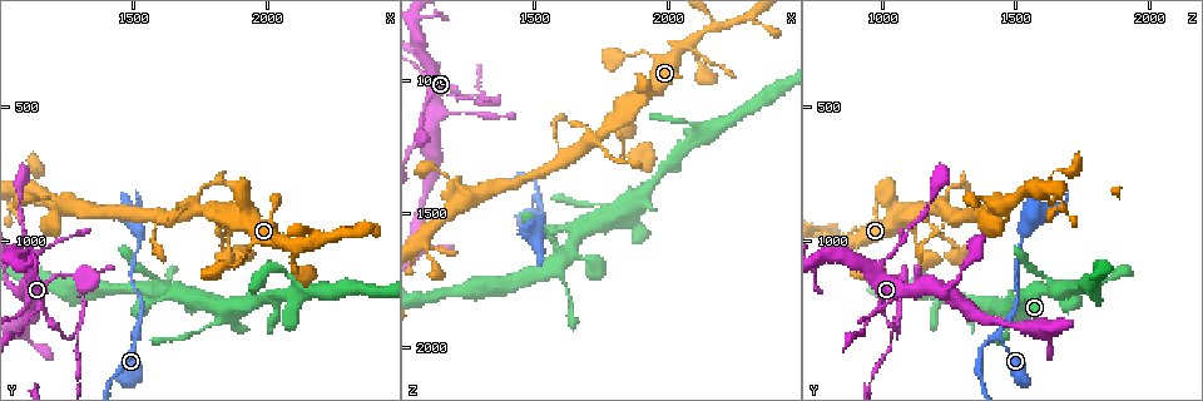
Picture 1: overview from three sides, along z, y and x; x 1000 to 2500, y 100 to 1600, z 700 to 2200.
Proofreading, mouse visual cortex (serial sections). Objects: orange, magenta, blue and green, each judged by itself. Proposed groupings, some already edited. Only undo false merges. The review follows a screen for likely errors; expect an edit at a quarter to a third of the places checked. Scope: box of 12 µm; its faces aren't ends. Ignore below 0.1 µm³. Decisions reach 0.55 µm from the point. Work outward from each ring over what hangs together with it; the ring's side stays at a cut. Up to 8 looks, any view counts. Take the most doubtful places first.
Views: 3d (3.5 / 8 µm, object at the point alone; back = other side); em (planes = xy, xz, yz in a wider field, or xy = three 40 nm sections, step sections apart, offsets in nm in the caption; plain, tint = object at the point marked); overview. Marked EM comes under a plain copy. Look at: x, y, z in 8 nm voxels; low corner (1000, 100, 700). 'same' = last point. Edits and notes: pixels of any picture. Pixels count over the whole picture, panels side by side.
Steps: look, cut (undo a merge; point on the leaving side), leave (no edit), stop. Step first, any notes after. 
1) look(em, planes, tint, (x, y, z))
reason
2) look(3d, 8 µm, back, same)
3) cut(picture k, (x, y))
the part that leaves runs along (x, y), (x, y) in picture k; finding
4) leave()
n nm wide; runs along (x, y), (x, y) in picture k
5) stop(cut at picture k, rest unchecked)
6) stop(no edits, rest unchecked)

look(3d, 3.5 µm, (1280, 1350, 1060))

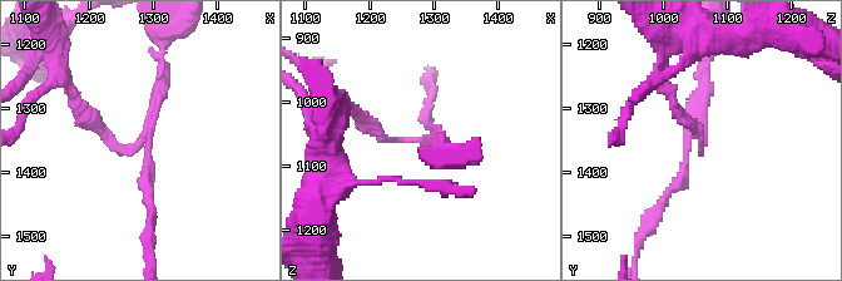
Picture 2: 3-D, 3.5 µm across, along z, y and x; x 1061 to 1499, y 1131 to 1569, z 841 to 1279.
leave()
runs along (358, 116), (385, 138), (442, 148) in picture 2; continuous, no second cell

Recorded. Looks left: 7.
look(3d, 3.5 µm, (1500, 1360, 1400))
sharp bend

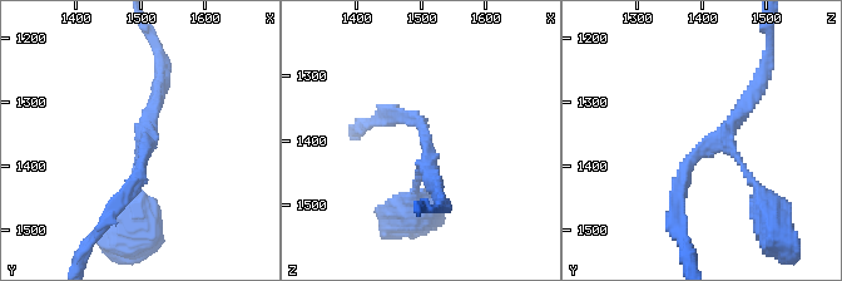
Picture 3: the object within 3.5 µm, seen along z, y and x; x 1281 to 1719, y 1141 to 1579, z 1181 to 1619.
look(em, xy, step 2, tint, (1515, 1365, 1405))
3 arms; arms of 100, 150, 200 nm

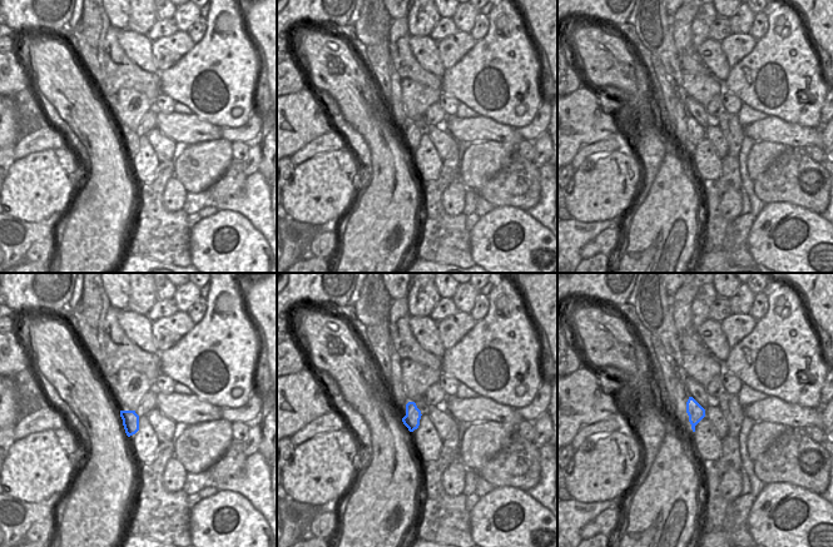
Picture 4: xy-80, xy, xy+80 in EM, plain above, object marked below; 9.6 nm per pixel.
leave()
runs along (414, 200), (429, 138), (395, 113) in picture 3; one cell here

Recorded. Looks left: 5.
look(3d, 3.5 µm, back, (1660, 1210, 1540))
abrupt turn

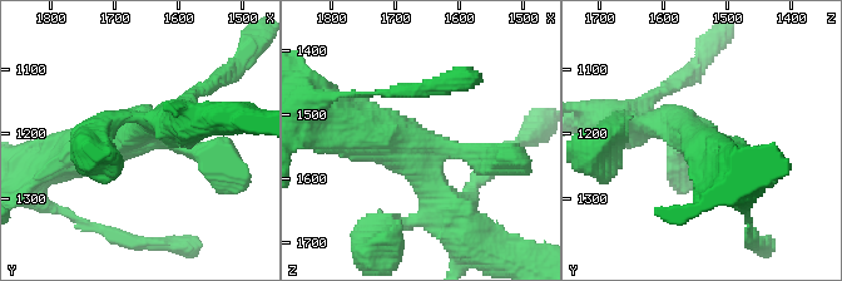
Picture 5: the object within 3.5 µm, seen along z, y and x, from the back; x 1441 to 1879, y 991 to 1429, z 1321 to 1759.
look(em, planes, tint, (1660, 1210, 1550))
3 arms; arms of 250, 300, 600 nm

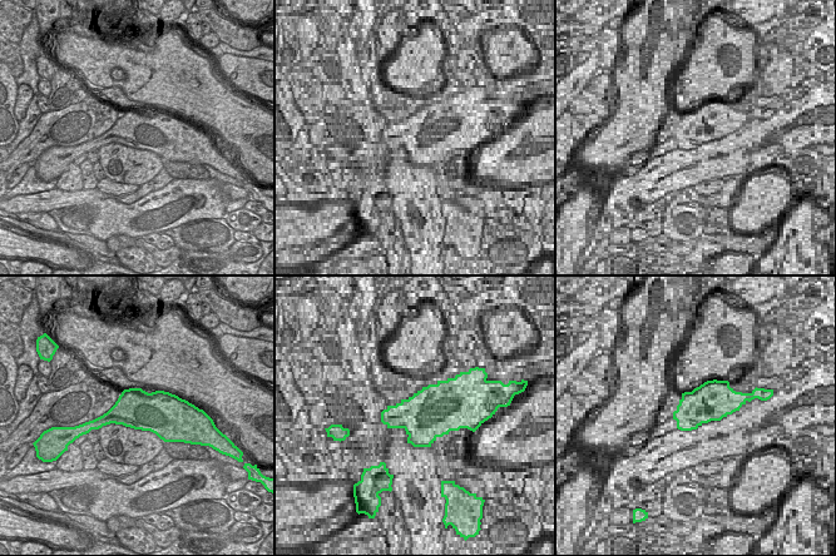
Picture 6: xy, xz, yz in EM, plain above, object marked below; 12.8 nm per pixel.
leave()
runs along (495, 161), (346, 122) in picture 5; all the same cell

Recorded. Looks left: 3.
look(3d, 3.5 µm, (2100, 1010, 860))
a narrow waist

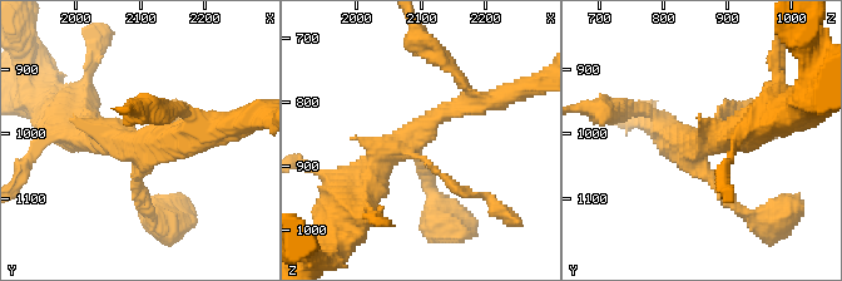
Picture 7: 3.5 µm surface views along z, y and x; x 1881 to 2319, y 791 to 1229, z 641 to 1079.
look(em, xy, step 2, tint, (2090, 1010, 855))
now the EM

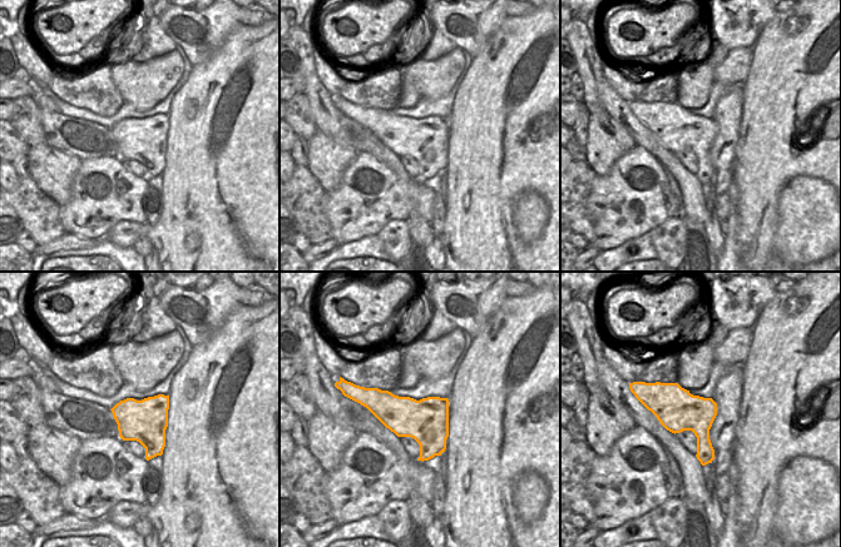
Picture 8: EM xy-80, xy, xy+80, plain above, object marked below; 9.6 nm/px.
leave()
runs along (360, 193), (436, 116), (486, 103) in picture 7; continuous, no second cell

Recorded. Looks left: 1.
stop(no edits, rest unchecked)

